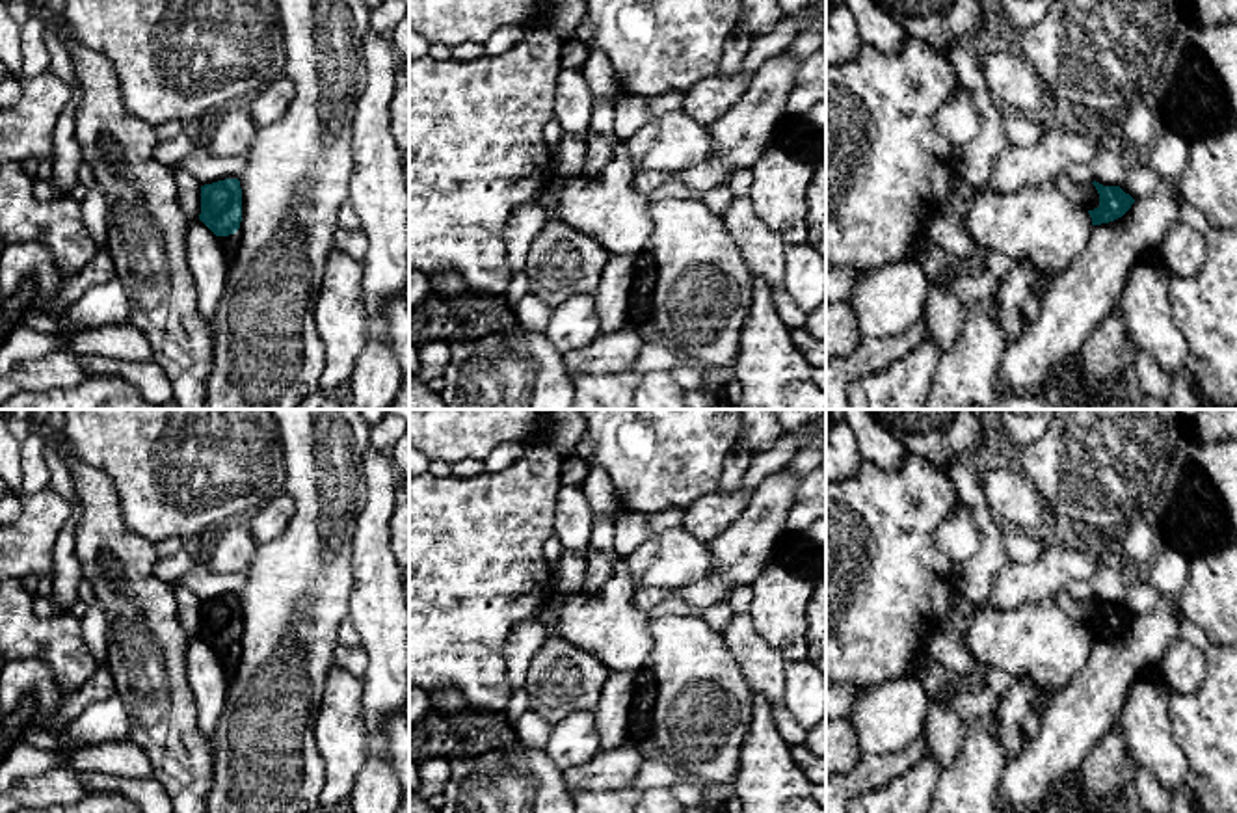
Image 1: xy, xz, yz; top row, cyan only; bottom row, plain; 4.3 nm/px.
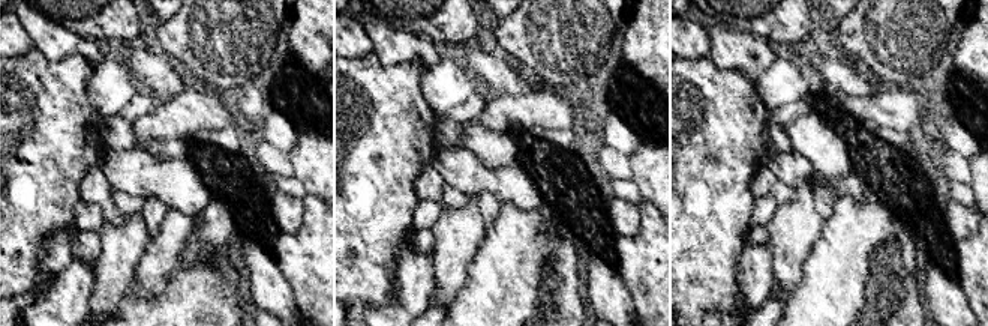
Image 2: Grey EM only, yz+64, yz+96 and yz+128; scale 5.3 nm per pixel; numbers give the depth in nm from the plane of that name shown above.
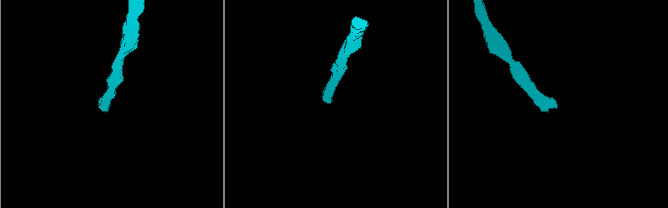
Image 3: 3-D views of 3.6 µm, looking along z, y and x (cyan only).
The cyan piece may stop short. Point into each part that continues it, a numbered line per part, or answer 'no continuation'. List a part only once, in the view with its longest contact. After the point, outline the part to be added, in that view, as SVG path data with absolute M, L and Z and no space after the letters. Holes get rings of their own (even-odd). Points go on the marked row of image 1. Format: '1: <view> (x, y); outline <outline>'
1: xy (229, 244); outline M238 229L234 234L216 236L218 242L219 242L219 246L221 246L221 249L223 249L223 253L225 253L227 257L231 257L231 255L236 251L238 242L240 242L240 234L242 234L242 231Z

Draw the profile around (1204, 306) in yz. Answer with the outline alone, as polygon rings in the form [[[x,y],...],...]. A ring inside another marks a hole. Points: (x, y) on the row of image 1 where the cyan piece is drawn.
[[[1209,227],[1204,236],[1205,262],[1194,277],[1172,277],[1170,303],[1187,340],[1185,368],[1213,409],[1237,409],[1237,227]]]

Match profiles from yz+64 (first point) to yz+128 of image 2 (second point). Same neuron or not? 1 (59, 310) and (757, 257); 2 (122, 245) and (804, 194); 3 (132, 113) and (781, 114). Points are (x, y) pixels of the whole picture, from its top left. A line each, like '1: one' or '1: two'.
1: one
2: one
3: one

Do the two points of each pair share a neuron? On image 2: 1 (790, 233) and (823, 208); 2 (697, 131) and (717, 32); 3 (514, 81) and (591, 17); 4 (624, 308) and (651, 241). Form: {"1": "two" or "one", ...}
{"1": "two", "2": "two", "3": "two", "4": "two"}

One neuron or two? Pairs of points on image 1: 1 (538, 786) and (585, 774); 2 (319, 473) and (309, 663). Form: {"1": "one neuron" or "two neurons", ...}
{"1": "two neurons", "2": "one neuron"}

